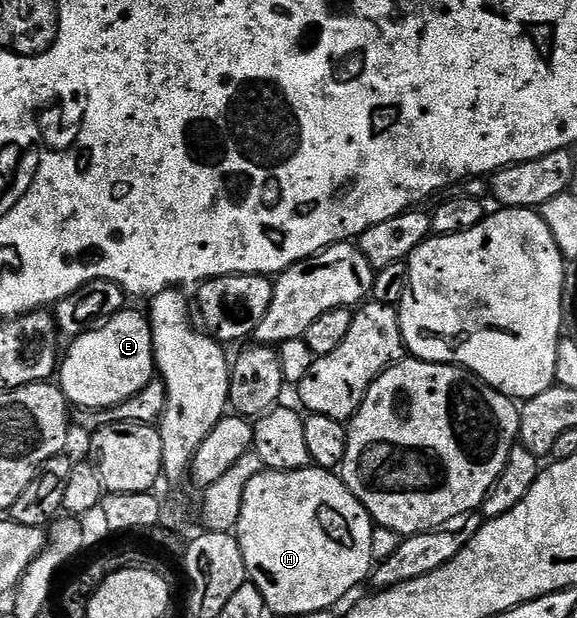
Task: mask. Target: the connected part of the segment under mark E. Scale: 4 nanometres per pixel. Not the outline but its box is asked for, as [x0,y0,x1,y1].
[56,312,155,410]

